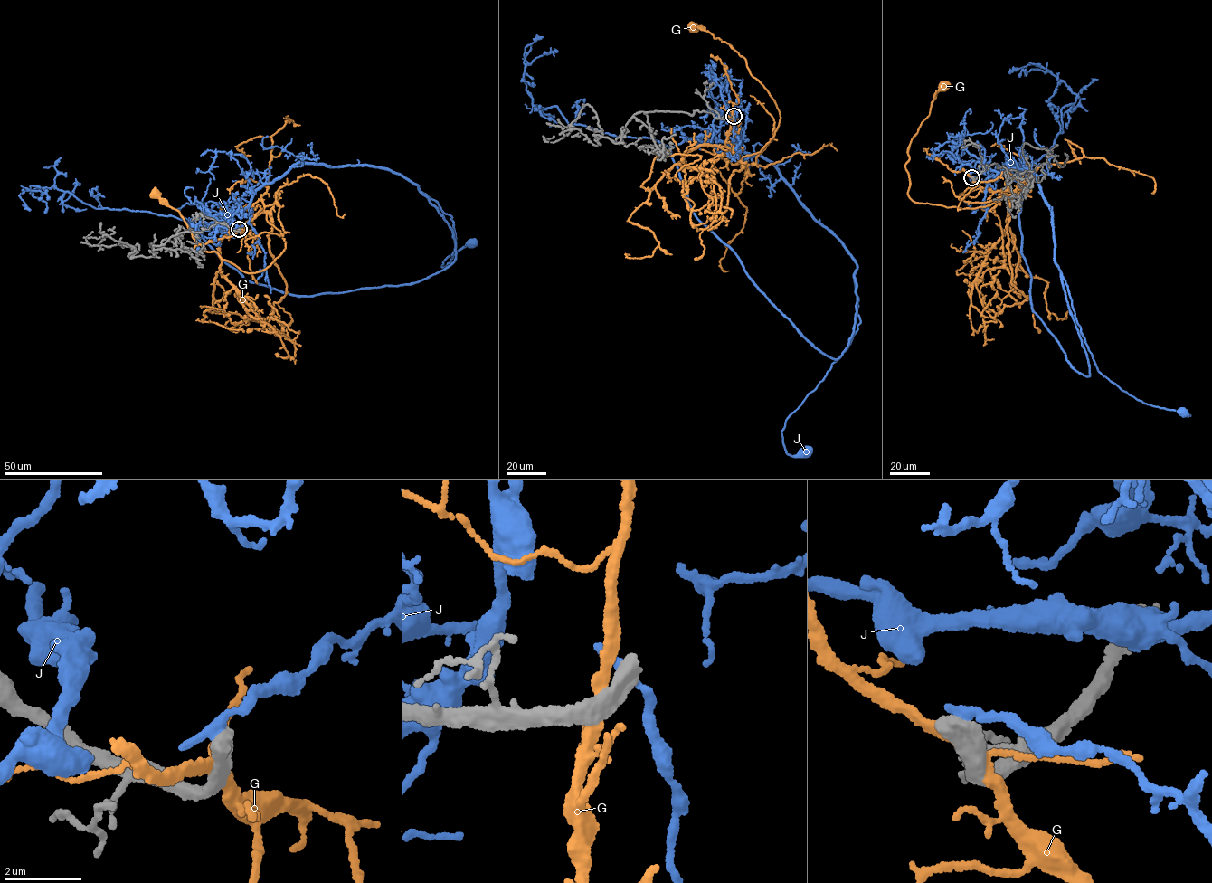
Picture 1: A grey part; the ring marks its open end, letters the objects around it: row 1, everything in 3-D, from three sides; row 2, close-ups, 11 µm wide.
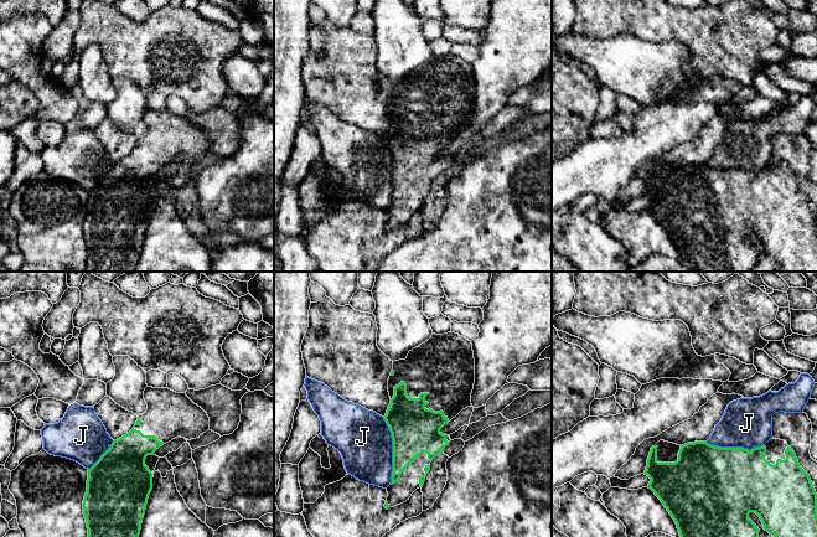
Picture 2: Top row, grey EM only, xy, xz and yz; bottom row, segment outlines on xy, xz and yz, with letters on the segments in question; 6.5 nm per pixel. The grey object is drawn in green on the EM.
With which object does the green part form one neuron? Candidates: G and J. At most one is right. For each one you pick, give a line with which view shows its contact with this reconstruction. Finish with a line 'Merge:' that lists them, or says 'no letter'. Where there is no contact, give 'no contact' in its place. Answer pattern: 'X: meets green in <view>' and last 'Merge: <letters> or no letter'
Merge: no letter

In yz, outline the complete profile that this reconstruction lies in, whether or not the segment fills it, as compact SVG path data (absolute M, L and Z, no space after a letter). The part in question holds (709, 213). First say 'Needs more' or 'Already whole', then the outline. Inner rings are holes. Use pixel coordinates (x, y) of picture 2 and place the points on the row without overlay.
Needs more. M770 161L751 172L719 170L707 164L677 167L660 162L651 170L643 195L651 203L648 211L661 222L689 272L750 272L760 252L749 241L755 234L764 252L776 262L776 272L817 272L817 216L810 197L800 189L795 174L785 162Z

